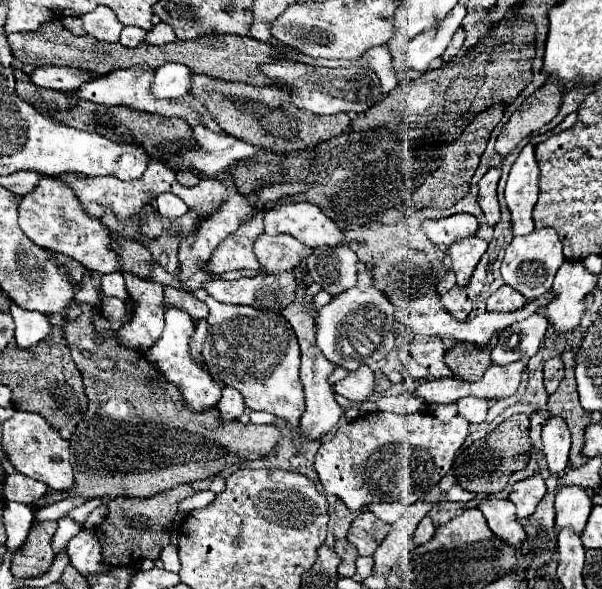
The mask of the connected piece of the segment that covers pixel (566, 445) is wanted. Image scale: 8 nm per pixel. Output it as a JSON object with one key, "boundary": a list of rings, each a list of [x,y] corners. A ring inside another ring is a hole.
{"boundary":[[[550,416],[542,428],[544,456],[548,460],[548,470],[552,474],[562,474],[568,468],[570,450],[570,430],[560,416]]]}

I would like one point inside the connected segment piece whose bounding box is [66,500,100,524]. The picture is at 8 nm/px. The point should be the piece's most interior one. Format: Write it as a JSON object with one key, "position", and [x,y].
{"position":[79,514]}

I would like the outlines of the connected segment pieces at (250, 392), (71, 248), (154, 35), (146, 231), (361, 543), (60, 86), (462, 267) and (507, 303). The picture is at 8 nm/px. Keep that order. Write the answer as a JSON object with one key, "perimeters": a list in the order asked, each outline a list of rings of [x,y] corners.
{"perimeters":[[[[206,290],[192,292],[206,302],[210,314],[208,336],[202,348],[206,368],[212,378],[224,386],[236,388],[244,396],[248,410],[272,412],[278,418],[298,426],[304,412],[304,390],[300,384],[300,348],[290,324],[278,312],[266,312],[252,306],[222,304],[206,294]]],[[[44,176],[38,182],[38,188],[30,192],[30,196],[22,196],[18,204],[20,214],[20,228],[22,232],[40,248],[62,252],[80,264],[84,264],[88,270],[110,274],[118,270],[118,260],[114,260],[114,252],[110,252],[110,236],[106,224],[102,220],[90,220],[86,212],[82,212],[82,206],[78,204],[78,198],[66,184],[58,184],[52,176]]],[[[164,22],[156,24],[146,36],[146,42],[150,42],[150,44],[166,44],[166,42],[174,42],[174,40],[176,40],[176,34],[174,34],[172,26],[168,26]]],[[[146,214],[140,218],[140,236],[156,240],[162,234],[162,218],[158,214]]],[[[364,512],[352,522],[346,538],[348,542],[354,544],[360,556],[372,556],[386,538],[388,530],[390,530],[388,524],[378,520],[372,512]]],[[[38,66],[38,68],[34,68],[32,72],[30,72],[30,82],[32,84],[36,84],[36,86],[40,86],[40,88],[50,88],[50,90],[60,90],[60,92],[72,92],[74,88],[80,88],[84,82],[88,82],[90,78],[94,78],[94,76],[90,76],[90,74],[86,74],[86,72],[74,72],[74,70],[70,70],[70,68],[60,68],[60,66]]],[[[478,236],[470,240],[462,240],[462,244],[452,244],[448,248],[448,256],[452,260],[452,272],[456,274],[458,286],[464,288],[470,282],[470,276],[478,266],[480,258],[484,256],[486,248],[488,248],[488,242],[484,242]]],[[[502,286],[490,296],[488,310],[490,312],[514,312],[514,310],[520,310],[522,306],[526,306],[526,304],[528,304],[528,300],[520,292],[516,292],[510,286]]]]}

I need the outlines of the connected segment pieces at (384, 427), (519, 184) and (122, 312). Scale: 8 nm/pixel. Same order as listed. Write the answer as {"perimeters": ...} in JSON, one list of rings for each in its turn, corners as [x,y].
{"perimeters":[[[[372,412],[338,428],[332,440],[322,442],[316,452],[314,468],[328,494],[338,496],[350,510],[360,510],[372,502],[402,502],[412,504],[420,500],[440,478],[450,470],[458,448],[468,436],[466,418],[454,416],[448,422],[440,422],[432,412],[414,414],[392,414],[392,412]]],[[[526,144],[512,164],[508,182],[506,182],[506,202],[512,214],[512,232],[530,234],[534,230],[532,210],[538,202],[538,178],[540,168],[534,158],[534,146]]],[[[104,298],[102,300],[102,314],[108,320],[122,320],[126,316],[126,306],[118,298]]]]}

